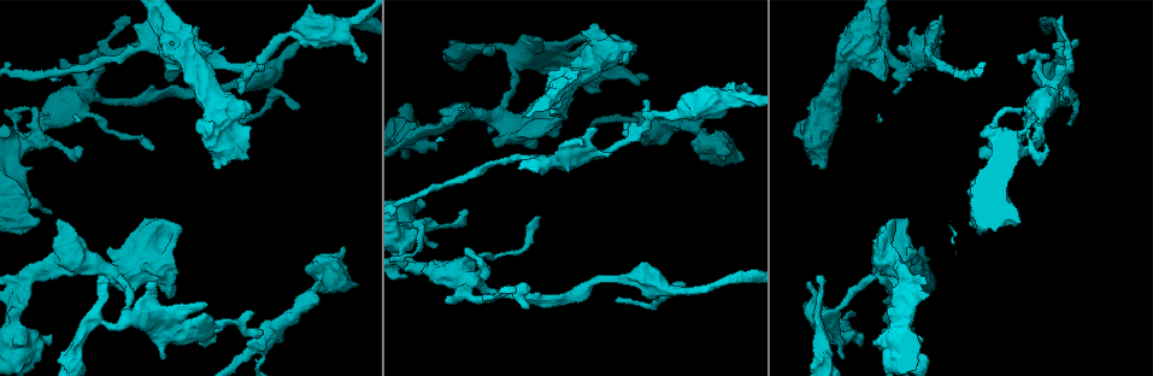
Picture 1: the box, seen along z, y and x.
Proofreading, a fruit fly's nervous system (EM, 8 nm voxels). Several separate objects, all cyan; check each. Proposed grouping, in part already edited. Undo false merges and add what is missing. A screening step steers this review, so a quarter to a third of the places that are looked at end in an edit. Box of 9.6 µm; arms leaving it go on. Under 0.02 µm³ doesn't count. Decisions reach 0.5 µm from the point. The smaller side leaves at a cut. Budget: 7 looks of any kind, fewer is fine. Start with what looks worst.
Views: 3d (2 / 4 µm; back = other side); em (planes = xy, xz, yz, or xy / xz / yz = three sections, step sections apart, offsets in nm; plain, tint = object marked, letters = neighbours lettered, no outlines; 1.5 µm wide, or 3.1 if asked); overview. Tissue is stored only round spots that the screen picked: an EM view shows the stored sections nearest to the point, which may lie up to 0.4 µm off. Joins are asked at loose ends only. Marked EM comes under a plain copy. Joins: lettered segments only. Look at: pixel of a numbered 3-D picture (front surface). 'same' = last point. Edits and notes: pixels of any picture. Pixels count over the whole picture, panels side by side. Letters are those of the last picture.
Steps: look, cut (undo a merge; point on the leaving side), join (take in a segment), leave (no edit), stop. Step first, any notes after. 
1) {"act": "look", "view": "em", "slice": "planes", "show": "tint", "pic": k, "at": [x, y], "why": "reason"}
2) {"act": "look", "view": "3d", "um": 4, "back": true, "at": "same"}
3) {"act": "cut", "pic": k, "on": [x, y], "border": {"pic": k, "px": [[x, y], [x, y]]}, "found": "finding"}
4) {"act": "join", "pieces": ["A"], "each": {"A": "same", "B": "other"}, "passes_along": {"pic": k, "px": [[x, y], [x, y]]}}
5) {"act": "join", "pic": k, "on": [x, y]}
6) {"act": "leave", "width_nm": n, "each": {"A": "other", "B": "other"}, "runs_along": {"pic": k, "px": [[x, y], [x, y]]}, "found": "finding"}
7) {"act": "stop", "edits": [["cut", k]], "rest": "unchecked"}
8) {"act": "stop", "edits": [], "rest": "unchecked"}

{"act": "look", "view": "em", "slice": "xz", "step": 8, "show": "letters", "pic": 1, "at": [299, 108], "why": "an open end"}

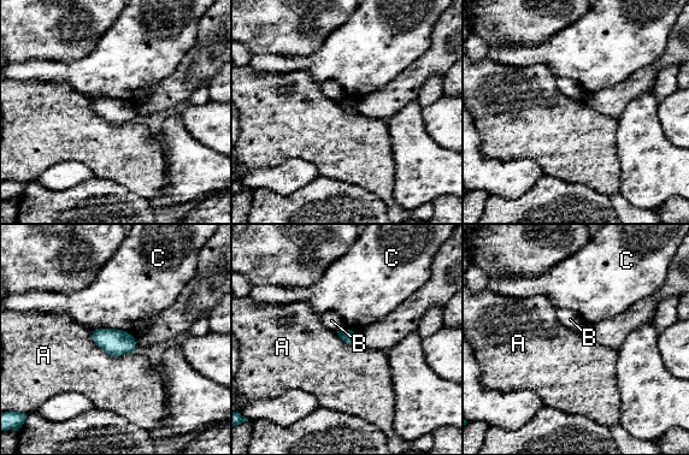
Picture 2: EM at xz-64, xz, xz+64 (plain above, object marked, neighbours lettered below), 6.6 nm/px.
{"act": "leave", "each": {"A": "other", "B": "other", "C": "other"}, "border": {"pic": 2, "px": [[90, 335], [109, 354], [131, 353]]}, "found": "no lettered segment goes on from it"}

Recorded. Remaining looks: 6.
{"act": "look", "view": "em", "slice": "yz", "step": 4, "show": "letters", "pic": 1, "at": [902, 54], "why": "free end"}

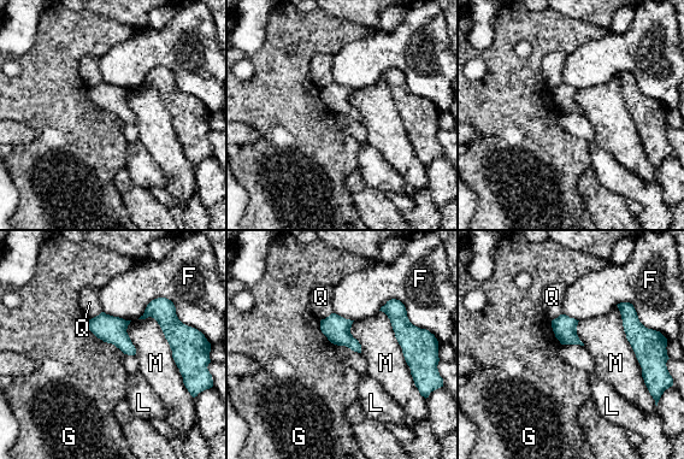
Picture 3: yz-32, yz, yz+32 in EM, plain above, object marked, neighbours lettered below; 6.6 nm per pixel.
{"act": "leave", "each": {"F": "other", "G": "other", "L": "other", "M": "other", "Q": "other"}, "border": {"pic": 3, "px": [[88, 319], [98, 337], [124, 353]]}, "found": "none of them fits"}

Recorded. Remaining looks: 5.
{"act": "look", "view": "3d", "um": 2, "pic": 1, "at": [599, 93], "why": "thick end"}

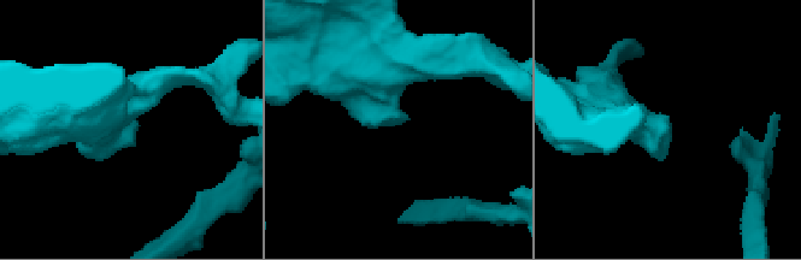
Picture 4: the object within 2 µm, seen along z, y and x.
{"act": "look", "view": "em", "slice": "yz", "step": 8, "show": "tint", "pic": 4, "at": [666, 143]}

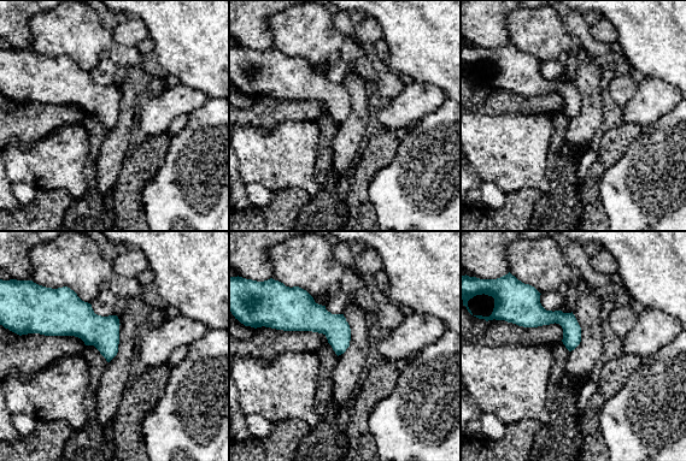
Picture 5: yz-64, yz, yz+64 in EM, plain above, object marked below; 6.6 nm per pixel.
{"act": "look", "view": "em", "slice": "planes", "show": "letters", "at": "same", "why": "another direction"}

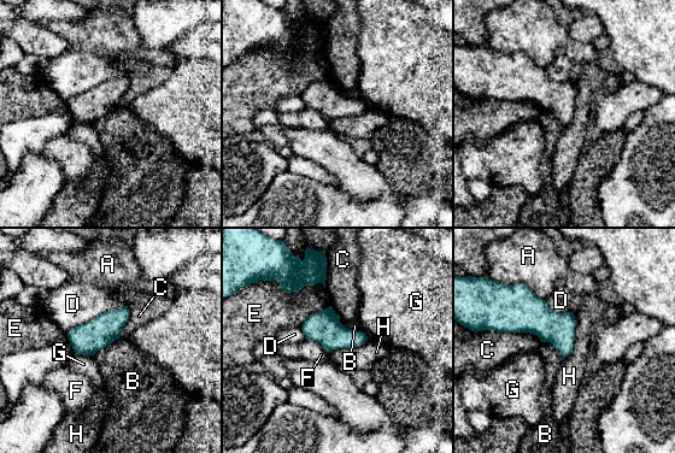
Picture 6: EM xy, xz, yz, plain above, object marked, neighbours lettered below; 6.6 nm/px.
{"act": "leave", "longest_contact_nm": ["D", 440], "each": {"A": "other", "B": "other", "C": "other", "D": "other", "E": "other", "F": "other", "G": "other", "H": "other"}, "found": "none of them fits"}

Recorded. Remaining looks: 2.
{"act": "stop", "edits": [], "rest": "unchecked"}

